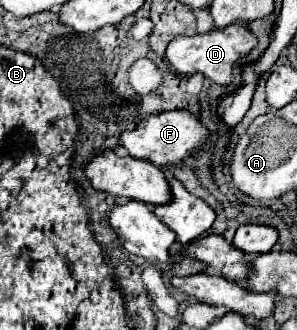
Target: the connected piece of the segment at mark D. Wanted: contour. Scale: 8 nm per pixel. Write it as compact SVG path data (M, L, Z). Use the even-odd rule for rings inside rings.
M230 24L222 30L212 30L208 34L196 34L196 36L178 36L174 38L166 48L166 62L172 66L176 74L194 74L200 72L206 78L210 78L214 84L230 84L232 80L232 68L240 62L244 54L248 54L256 44L256 36L242 24Z

